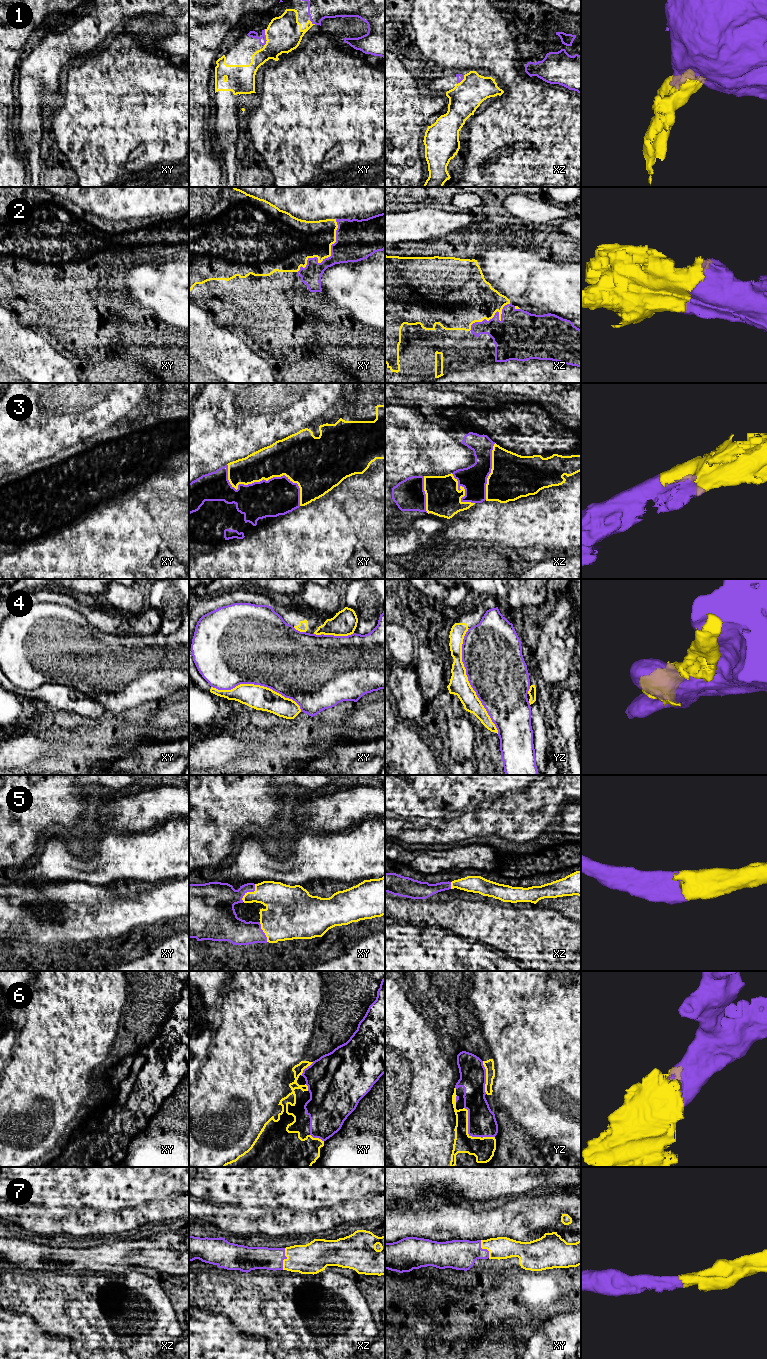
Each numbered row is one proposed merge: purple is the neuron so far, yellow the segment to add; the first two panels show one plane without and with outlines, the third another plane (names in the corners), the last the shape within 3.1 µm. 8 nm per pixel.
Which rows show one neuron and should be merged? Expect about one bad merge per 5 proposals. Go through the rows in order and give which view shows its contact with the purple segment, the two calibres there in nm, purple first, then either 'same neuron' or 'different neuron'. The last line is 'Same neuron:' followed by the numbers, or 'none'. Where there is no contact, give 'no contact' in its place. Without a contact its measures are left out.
1: contact in xy; calibres 60 and 280 nm; same neuron
2: contact in xy; calibres 300 and 300 nm; same neuron
3: contact in xy; calibres 300 and 280 nm; same neuron
4: contact in yz; calibres 480 and 160 nm; different neuron
5: contact in xy; calibres 260 and 260 nm; same neuron
6: contact in yz; calibres 220 and 180 nm; same neuron
7: contact in xz; calibres 180 and 260 nm; same neuron
Same neuron: 1, 2, 3, 5, 6, 7

